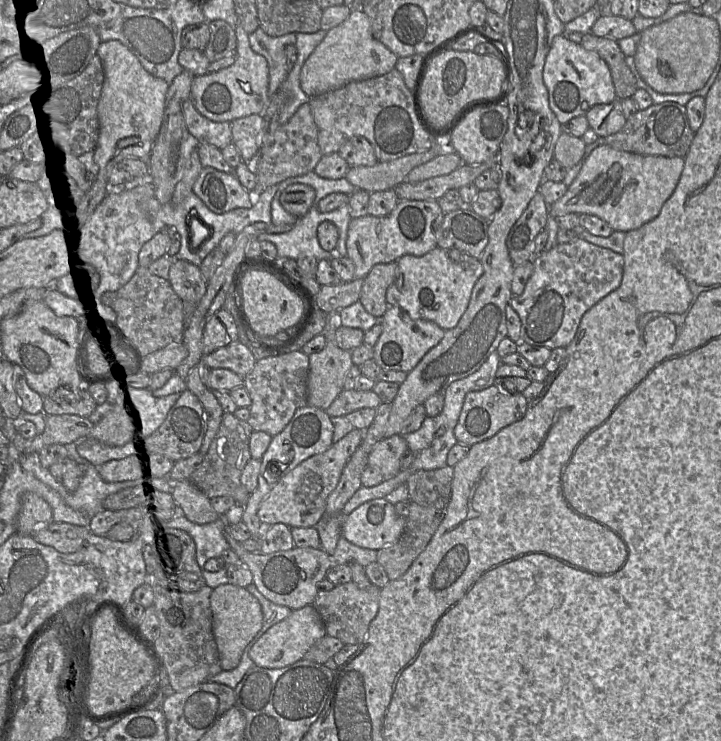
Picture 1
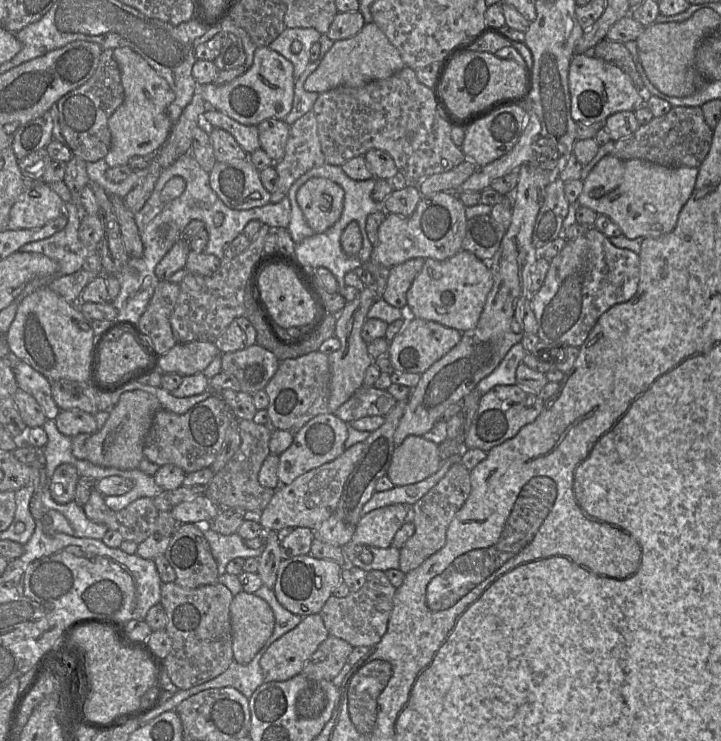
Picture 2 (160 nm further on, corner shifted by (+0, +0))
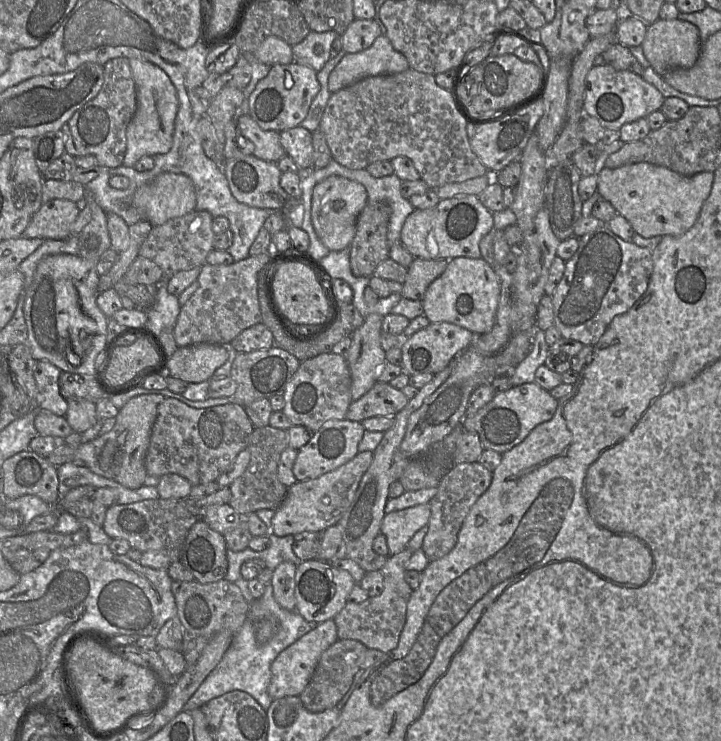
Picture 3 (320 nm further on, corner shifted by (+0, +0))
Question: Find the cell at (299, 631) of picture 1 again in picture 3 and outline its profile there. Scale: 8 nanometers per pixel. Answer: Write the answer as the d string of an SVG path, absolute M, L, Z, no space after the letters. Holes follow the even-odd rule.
M330 619L318 623L311 631L284 649L271 665L269 696L273 700L288 696L300 696L310 682L321 655L338 639L337 626L334 620Z

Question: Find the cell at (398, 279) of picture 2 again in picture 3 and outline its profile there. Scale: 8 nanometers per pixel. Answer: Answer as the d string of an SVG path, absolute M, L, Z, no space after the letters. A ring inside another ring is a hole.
M415 258L407 268L406 279L400 293L402 298L422 301L429 285L447 268L448 260Z

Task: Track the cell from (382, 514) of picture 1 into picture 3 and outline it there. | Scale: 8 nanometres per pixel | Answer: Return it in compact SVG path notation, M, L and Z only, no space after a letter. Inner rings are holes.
M429 503L386 513L381 523L380 533L386 537L389 556L407 547L413 535L427 526L430 513Z

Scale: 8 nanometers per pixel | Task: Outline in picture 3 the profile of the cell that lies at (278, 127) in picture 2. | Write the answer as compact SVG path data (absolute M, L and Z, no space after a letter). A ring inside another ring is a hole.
M300 126L280 132L280 142L289 156L300 168L313 163L312 132Z

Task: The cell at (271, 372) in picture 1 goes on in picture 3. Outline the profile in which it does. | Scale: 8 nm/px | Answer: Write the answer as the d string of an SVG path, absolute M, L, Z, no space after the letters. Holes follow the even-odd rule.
M325 353L302 361L298 370L287 382L283 397L285 405L282 412L295 426L304 426L312 431L316 431L330 420L345 419L346 412L353 402L351 396L351 374L346 359L341 355Z

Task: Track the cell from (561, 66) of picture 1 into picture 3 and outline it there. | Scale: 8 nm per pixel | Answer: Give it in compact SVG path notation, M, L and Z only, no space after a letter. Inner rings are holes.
M599 64L587 74L583 112L596 118L605 129L619 130L626 123L647 118L652 112L660 110L664 100L661 92L641 76Z

